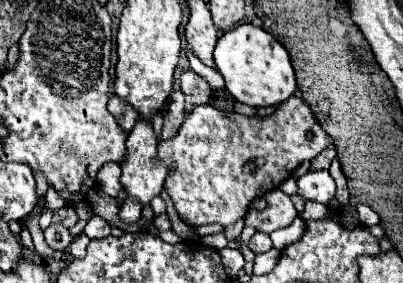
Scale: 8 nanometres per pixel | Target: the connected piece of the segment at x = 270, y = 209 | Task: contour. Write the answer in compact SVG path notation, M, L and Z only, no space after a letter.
M272 189L266 195L266 209L256 211L256 209L248 209L244 221L246 225L262 231L262 233L272 233L276 229L288 227L296 217L298 211L292 205L290 197L286 193L282 193L280 189Z

